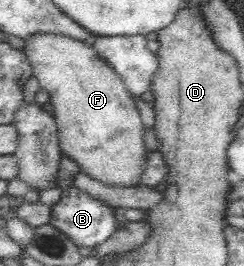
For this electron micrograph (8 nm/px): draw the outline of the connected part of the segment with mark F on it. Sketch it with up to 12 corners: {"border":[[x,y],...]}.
{"border":[[22,37],[62,152],[115,184],[146,152],[134,97],[90,40]]}

